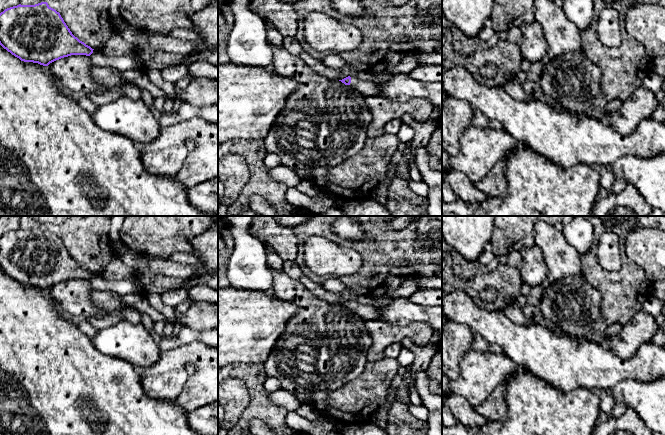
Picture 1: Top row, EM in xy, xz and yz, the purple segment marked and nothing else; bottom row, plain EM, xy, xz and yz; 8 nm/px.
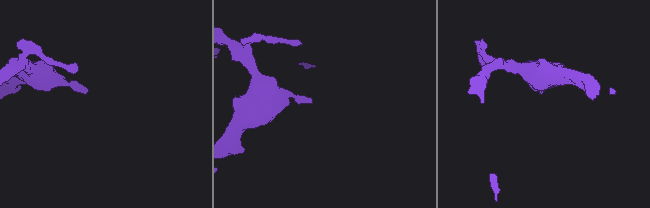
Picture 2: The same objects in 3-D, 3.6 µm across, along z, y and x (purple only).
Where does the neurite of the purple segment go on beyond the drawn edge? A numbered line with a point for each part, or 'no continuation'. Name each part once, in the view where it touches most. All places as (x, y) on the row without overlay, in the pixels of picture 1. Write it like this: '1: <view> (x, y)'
1: xz (367, 312)

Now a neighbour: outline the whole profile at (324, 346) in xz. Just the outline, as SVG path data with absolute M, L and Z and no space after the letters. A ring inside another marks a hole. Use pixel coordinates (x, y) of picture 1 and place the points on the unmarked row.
M271 269L271 272L273 286L270 293L283 301L295 304L297 314L287 321L283 333L276 340L271 353L263 363L267 377L278 379L282 388L291 393L335 390L357 378L368 362L367 353L372 344L372 338L366 329L367 321L350 309L318 298L304 284L288 276L283 270Z

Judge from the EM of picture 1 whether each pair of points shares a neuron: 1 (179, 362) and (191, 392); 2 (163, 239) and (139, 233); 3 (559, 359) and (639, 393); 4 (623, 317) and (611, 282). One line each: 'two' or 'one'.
1: one
2: one
3: two
4: one

